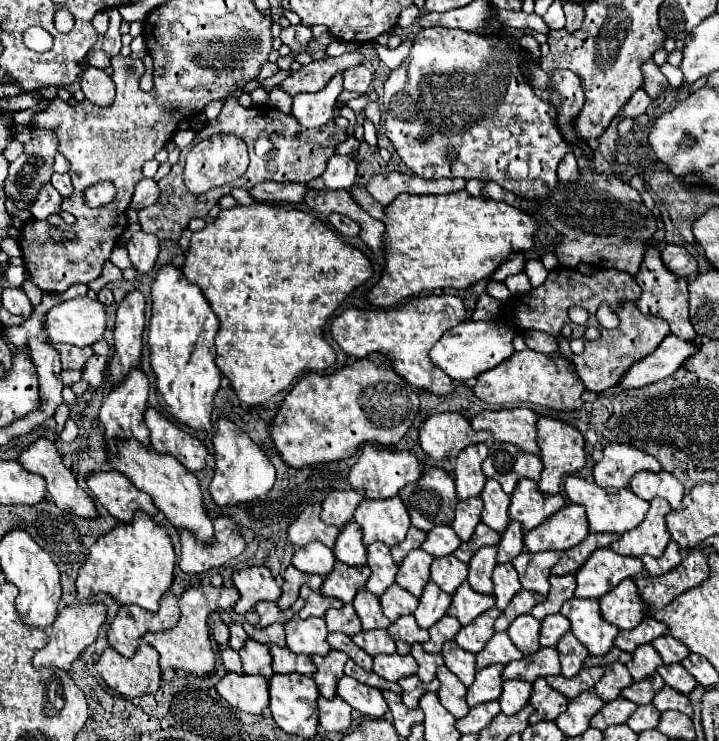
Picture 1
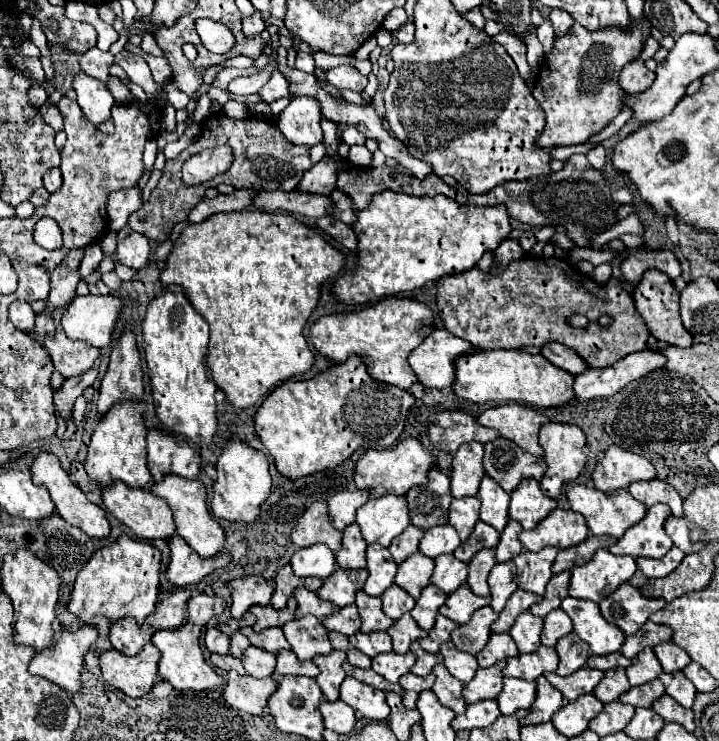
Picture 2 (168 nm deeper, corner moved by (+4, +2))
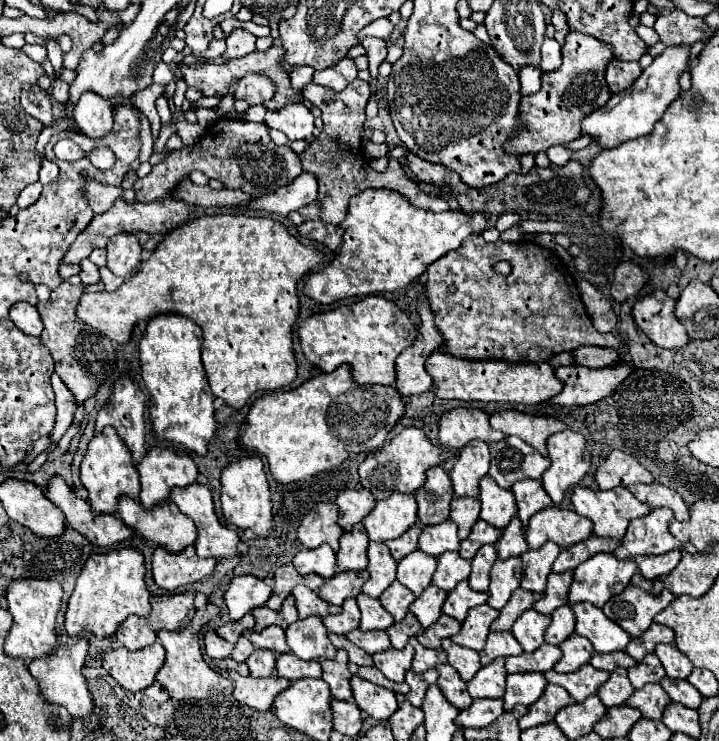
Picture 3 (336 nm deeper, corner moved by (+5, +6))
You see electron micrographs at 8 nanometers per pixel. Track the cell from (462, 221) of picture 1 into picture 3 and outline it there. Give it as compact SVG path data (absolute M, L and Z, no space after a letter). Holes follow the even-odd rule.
M364 190L350 200L346 220L340 224L340 228L344 228L344 236L336 258L306 280L304 292L316 302L332 304L344 298L406 288L422 276L432 262L452 250L458 250L464 238L484 232L486 224L486 214L452 210L436 214L416 208L408 198L392 190Z

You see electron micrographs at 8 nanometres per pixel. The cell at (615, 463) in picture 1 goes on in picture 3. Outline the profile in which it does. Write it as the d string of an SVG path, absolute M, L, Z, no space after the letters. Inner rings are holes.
M612 450L608 458L596 470L596 482L600 490L610 490L616 486L630 486L636 482L654 482L654 476L632 456Z

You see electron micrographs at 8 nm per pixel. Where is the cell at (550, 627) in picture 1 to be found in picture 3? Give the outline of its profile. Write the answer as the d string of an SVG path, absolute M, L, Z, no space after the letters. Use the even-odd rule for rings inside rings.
M560 606L556 612L552 612L552 622L546 628L544 640L548 644L560 644L566 640L570 634L574 634L574 614L570 606Z

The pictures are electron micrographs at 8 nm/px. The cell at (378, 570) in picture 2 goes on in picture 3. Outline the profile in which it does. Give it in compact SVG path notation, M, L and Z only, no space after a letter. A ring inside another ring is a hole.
M370 542L368 558L370 558L368 564L370 578L364 584L362 592L372 598L378 598L396 580L396 560L388 552L388 546L382 542Z

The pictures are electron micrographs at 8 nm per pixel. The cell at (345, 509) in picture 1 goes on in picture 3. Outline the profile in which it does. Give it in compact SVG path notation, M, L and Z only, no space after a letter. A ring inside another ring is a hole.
M344 490L342 494L338 494L336 498L340 516L338 516L338 524L344 530L352 530L354 524L358 524L376 504L376 498L372 496L372 492L368 490Z

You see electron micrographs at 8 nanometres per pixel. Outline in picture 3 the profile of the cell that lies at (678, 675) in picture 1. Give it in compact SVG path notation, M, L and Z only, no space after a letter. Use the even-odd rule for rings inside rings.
M664 676L660 680L660 686L666 690L670 700L676 700L688 708L698 708L702 702L700 692L692 684L688 684L688 680L668 680L668 676Z

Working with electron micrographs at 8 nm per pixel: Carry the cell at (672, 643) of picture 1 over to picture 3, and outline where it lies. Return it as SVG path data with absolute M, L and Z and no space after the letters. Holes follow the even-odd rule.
M658 644L654 654L660 658L660 662L670 678L688 678L688 674L694 668L692 662L674 644Z

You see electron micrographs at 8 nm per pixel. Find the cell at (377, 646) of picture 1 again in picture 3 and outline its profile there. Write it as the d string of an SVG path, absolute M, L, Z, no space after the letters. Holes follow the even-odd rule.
M360 628L352 630L346 634L346 638L350 642L354 642L358 648L362 648L368 654L376 654L376 652L384 652L390 648L390 640L388 634L384 630L372 630L372 632L364 632Z

